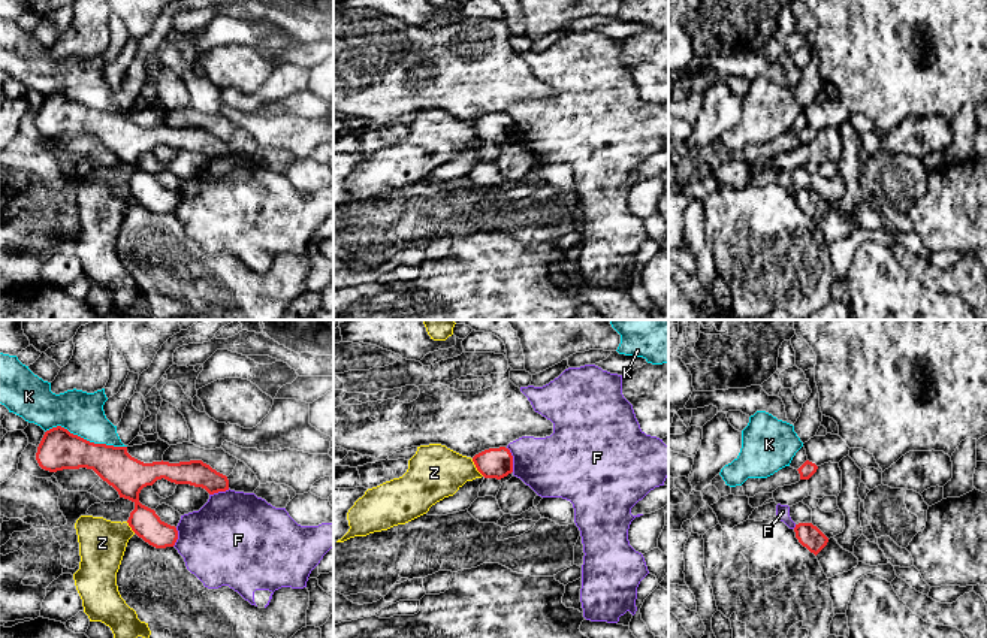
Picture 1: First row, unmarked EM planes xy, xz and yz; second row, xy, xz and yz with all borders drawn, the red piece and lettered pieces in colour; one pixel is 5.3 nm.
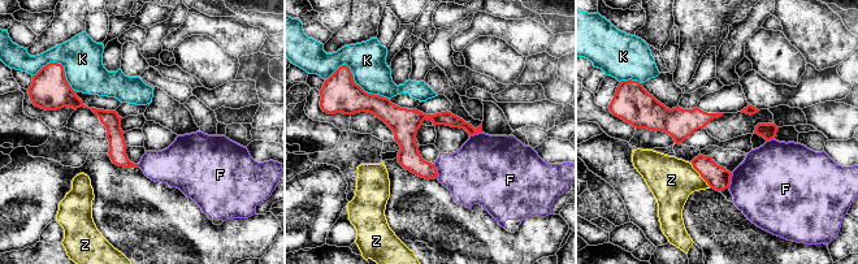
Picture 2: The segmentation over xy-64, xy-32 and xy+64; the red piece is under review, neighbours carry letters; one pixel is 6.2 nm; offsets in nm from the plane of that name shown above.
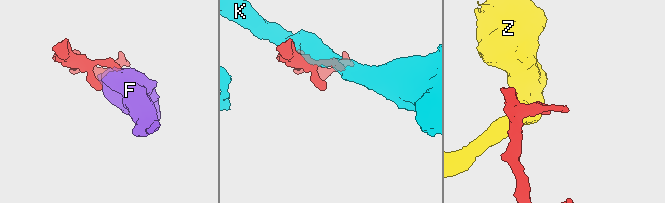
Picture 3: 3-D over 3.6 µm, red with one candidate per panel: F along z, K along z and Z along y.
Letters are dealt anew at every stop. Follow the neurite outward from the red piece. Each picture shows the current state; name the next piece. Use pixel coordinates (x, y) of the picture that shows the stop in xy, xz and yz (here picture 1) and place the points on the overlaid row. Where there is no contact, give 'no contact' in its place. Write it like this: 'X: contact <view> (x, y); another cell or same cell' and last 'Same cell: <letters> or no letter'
F: contact xz (512, 459); another cell
K: contact xy (85, 440); another cell
Z: contact xz (476, 466); another cell
Same cell: no letter

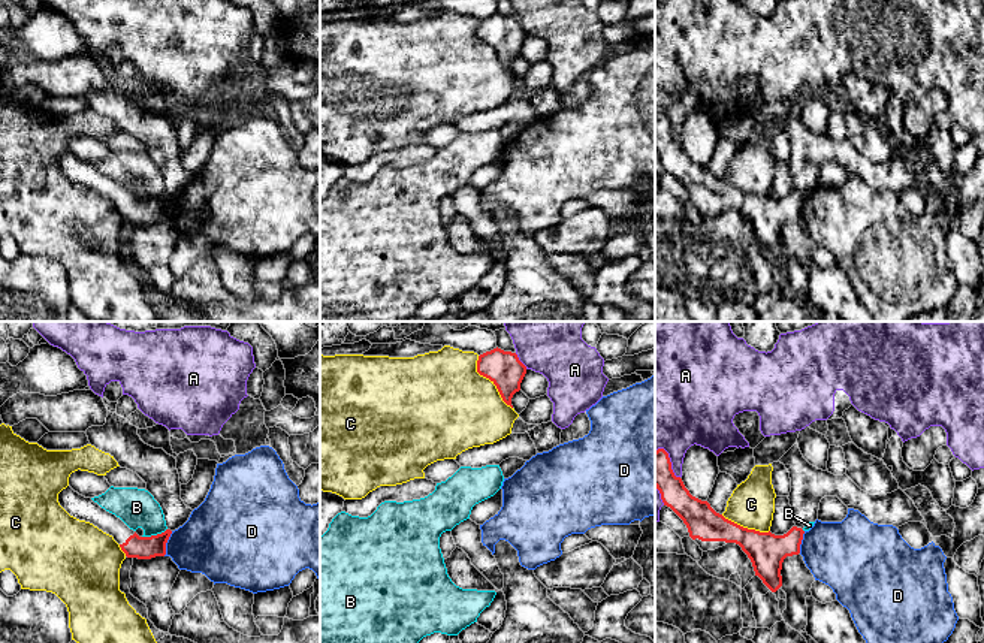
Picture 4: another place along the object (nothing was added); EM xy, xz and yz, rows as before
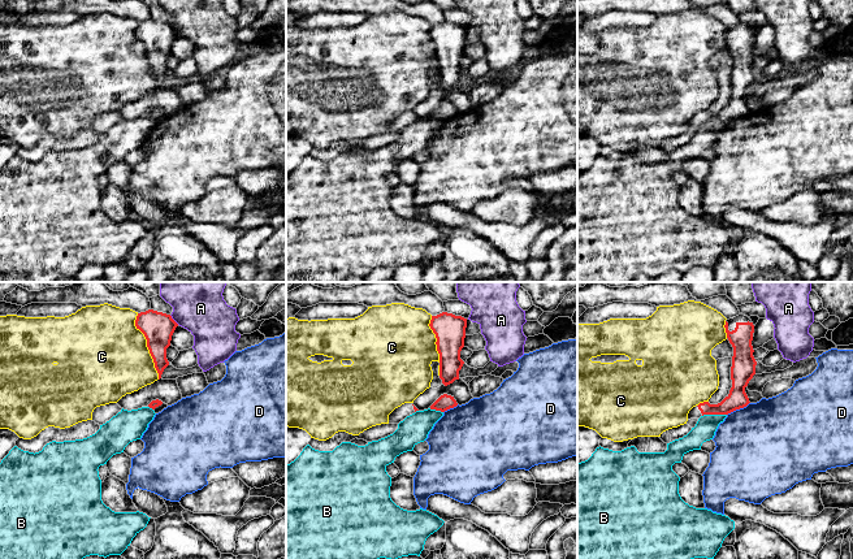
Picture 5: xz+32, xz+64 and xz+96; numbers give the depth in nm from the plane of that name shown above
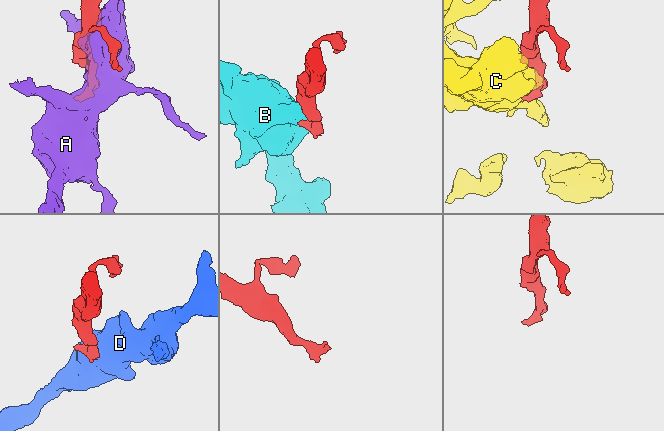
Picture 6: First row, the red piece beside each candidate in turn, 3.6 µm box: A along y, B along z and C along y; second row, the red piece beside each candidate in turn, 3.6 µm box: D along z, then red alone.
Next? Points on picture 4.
A: contact xz (519, 361); another cell
B: contact xy (154, 536); another cell
C: contact xz (491, 380); another cell
D: contact xy (166, 542); another cell
Same cell: no letter

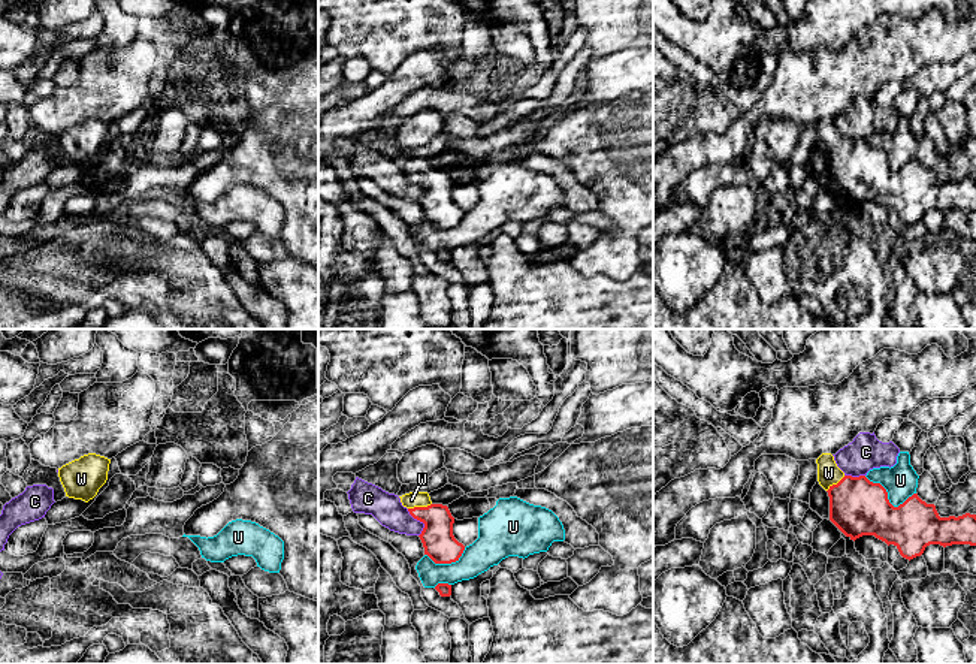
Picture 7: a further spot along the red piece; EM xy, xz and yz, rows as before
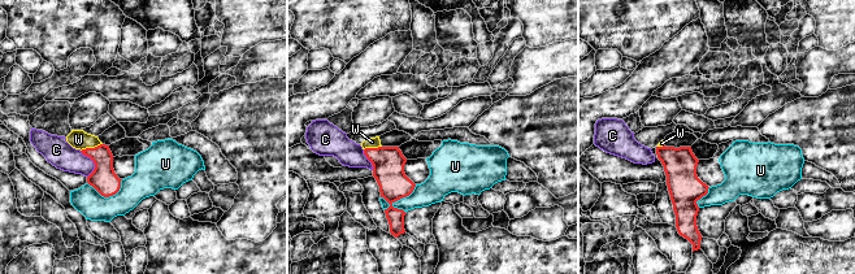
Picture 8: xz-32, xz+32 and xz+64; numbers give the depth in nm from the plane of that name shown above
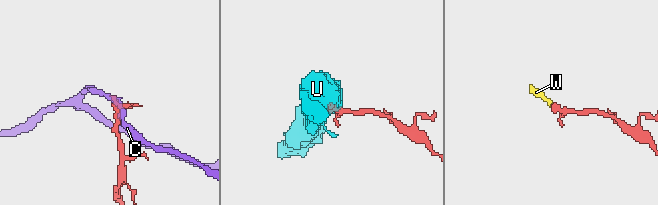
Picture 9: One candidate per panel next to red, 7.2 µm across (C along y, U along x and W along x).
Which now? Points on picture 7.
C: contact xz (420, 521); another cell
U: contact yz (887, 498); another cell
W: contact xz (419, 507); same cell
Same cell: W

